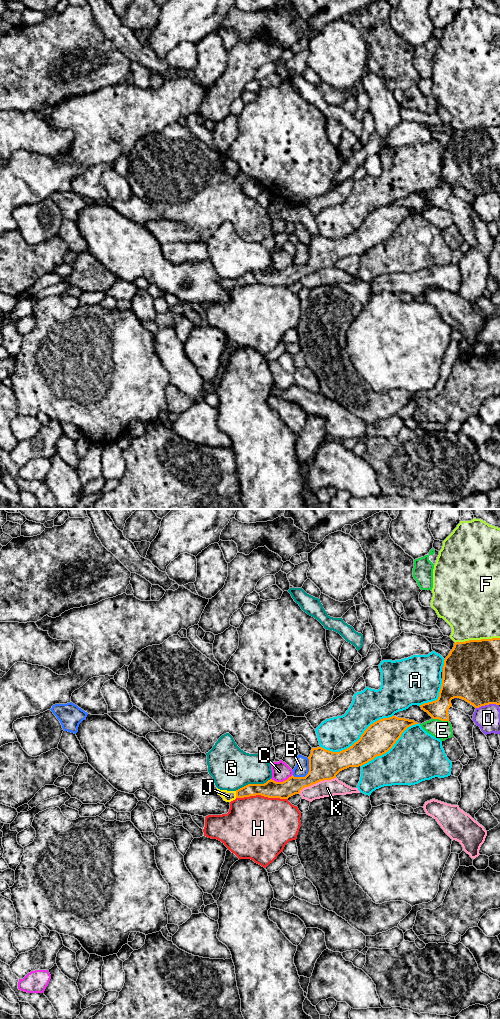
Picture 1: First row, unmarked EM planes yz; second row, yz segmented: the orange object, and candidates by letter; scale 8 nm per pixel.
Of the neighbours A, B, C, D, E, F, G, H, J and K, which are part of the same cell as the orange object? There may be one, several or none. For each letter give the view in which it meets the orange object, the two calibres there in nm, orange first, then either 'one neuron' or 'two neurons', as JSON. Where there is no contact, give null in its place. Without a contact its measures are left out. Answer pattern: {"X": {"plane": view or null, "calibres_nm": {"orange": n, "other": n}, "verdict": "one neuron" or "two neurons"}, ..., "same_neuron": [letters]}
{"A": {"plane": "yz", "calibres_nm": {"orange": 240, "other": 280}, "verdict": "two neurons"}, "B": {"plane": "yz", "calibres_nm": {"orange": 240, "other": 120}, "verdict": "two neurons"}, "C": {"plane": "yz", "calibres_nm": {"orange": 140, "other": 150}, "verdict": "two neurons"}, "D": {"plane": "yz", "calibres_nm": {"orange": 420, "other": 200}, "verdict": "two neurons"}, "E": {"plane": "yz", "calibres_nm": {"orange": 160, "other": 150}, "verdict": "two neurons"}, "F": {"plane": "yz", "calibres_nm": {"orange": 440, "other": 440}, "verdict": "two neurons"}, "G": {"plane": "yz", "calibres_nm": {"orange": 140, "other": 340}, "verdict": "two neurons"}, "H": {"plane": "yz", "calibres_nm": {"orange": 140, "other": 480}, "verdict": "two neurons"}, "J": {"plane": "yz", "calibres_nm": {"orange": 110, "other": 90}, "verdict": "one neuron"}, "K": {"plane": "yz", "calibres_nm": {"orange": 240, "other": 140}, "verdict": "two neurons"}, "same_neuron": ["J"]}

